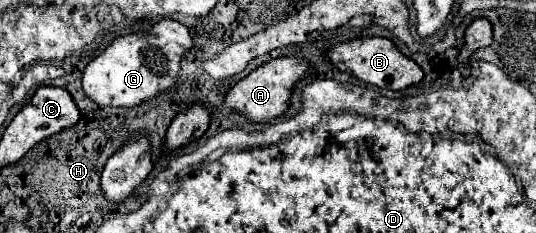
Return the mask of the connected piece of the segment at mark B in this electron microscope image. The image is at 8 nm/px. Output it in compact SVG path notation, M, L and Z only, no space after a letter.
M363 38L363 40L351 40L345 44L337 44L329 50L329 58L339 70L349 72L357 76L359 80L379 86L379 88L405 90L423 80L423 70L413 60L403 56L397 50L397 46L387 38Z

